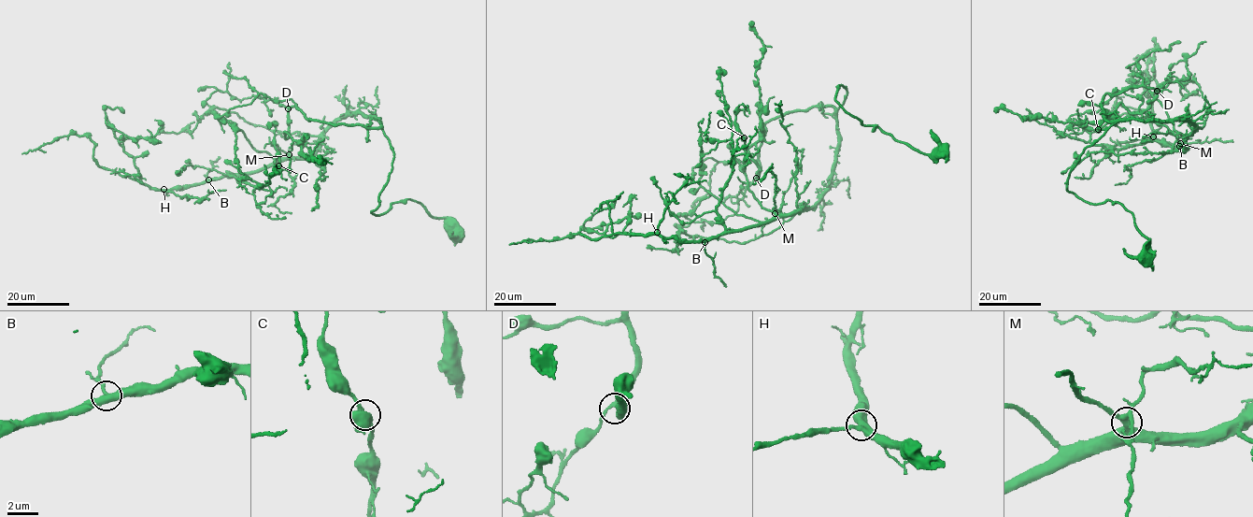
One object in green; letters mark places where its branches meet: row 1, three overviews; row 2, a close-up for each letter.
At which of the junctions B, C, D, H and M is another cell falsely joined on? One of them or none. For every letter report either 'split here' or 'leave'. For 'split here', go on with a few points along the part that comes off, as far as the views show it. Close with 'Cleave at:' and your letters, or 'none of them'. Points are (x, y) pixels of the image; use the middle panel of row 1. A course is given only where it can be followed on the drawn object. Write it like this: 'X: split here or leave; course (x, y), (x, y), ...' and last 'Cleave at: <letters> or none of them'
B: leave
C: leave
D: leave
H: leave
M: leave
Cleave at: none of them

